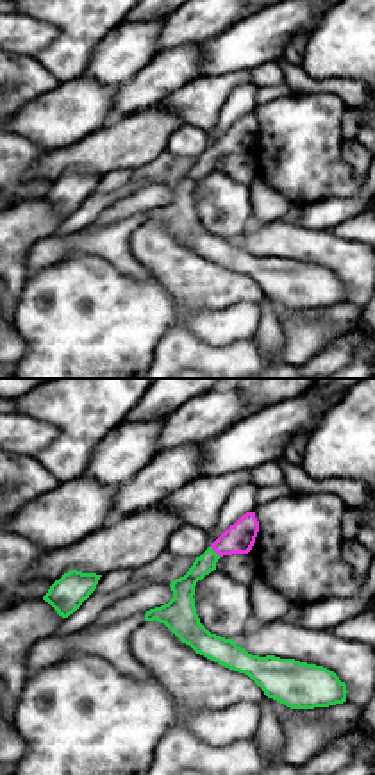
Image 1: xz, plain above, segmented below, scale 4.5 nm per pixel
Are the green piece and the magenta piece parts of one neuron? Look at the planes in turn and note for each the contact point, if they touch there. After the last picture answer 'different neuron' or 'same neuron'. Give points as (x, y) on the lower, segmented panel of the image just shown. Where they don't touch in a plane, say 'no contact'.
contact (213, 550)

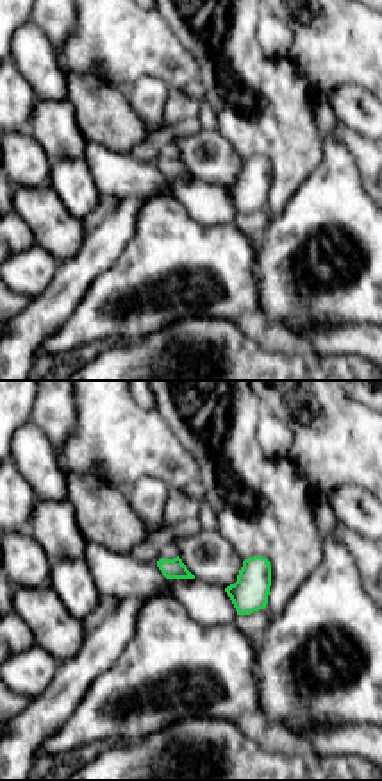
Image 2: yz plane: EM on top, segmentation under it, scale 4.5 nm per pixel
no contact

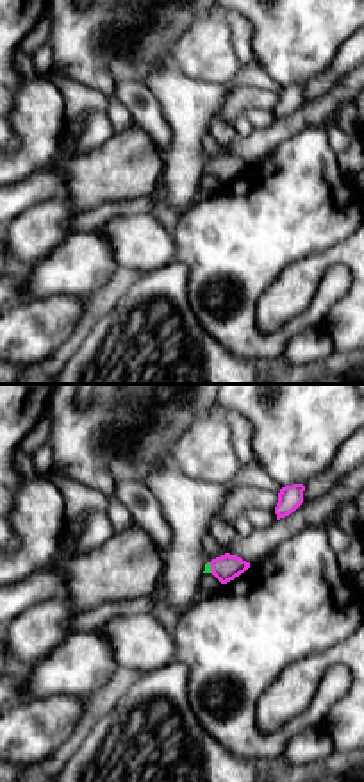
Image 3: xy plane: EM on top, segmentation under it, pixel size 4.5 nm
contact (209, 568)

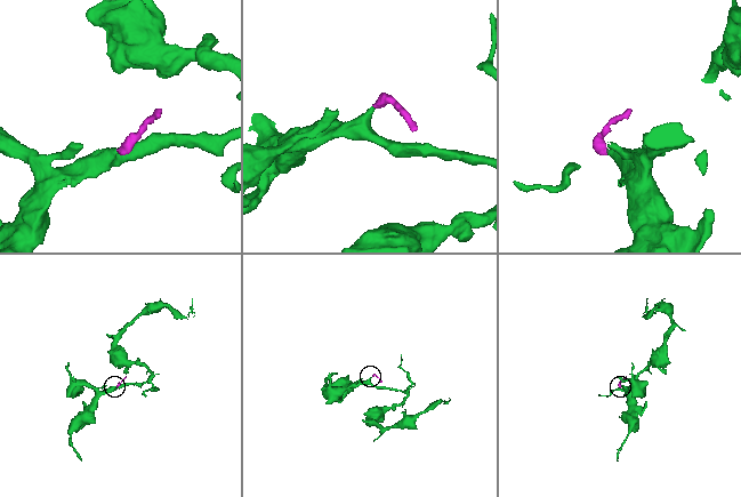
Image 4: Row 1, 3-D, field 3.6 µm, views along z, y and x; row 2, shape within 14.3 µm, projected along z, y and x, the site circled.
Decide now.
same neuron

